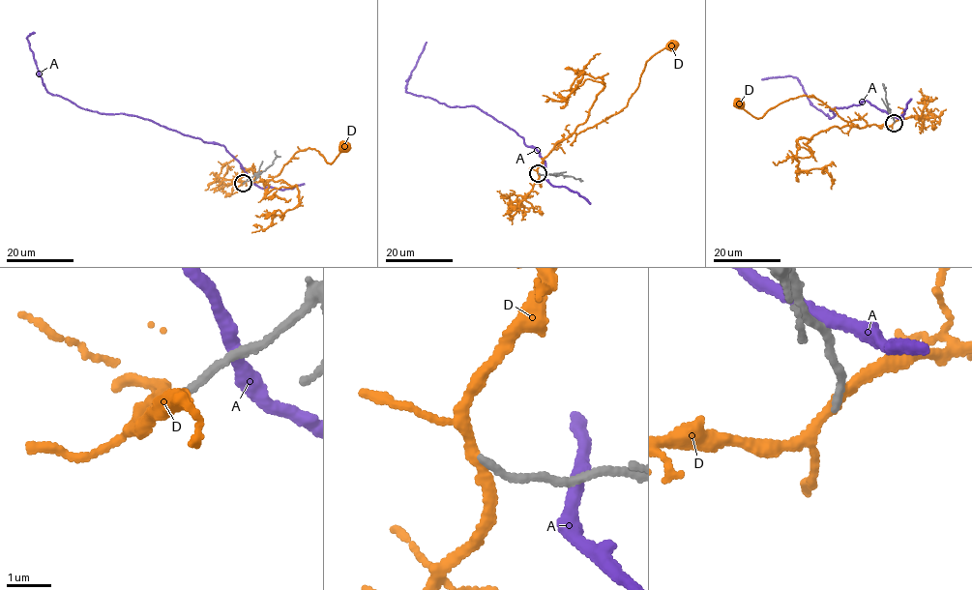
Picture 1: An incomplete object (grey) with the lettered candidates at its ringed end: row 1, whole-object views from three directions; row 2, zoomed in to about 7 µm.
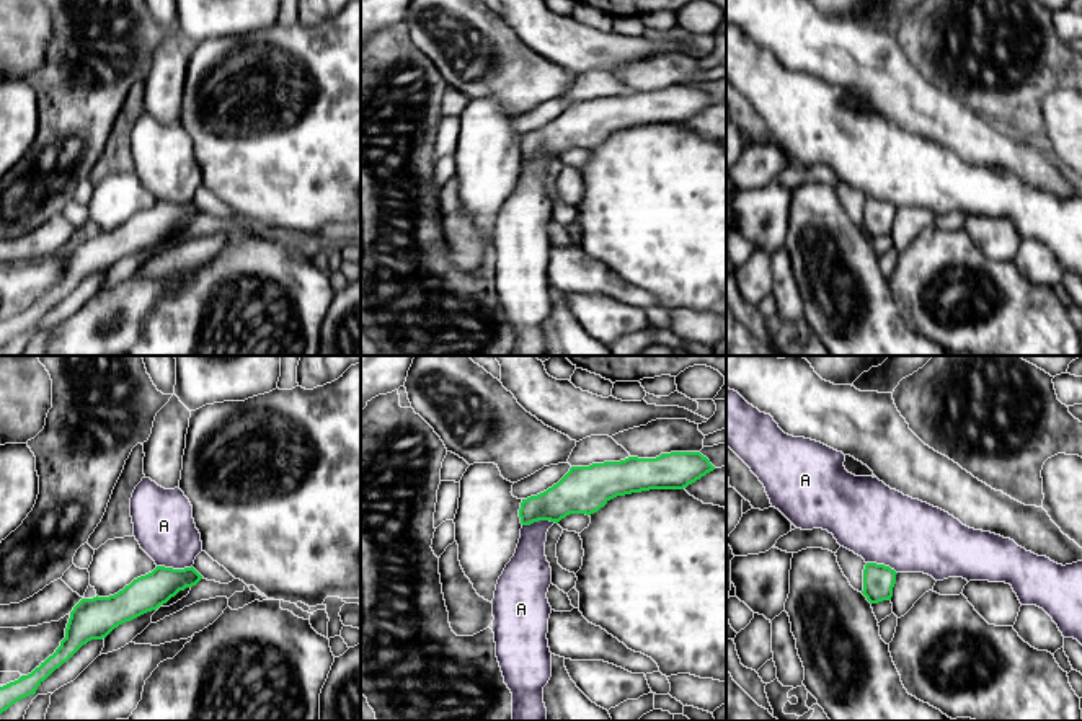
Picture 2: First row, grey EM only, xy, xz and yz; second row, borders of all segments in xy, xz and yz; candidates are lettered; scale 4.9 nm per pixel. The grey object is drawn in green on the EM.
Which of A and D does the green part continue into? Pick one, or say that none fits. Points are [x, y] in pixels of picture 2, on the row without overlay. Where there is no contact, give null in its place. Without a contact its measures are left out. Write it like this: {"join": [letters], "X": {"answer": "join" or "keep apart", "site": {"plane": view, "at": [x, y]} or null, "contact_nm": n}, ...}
{"join": [], "A": {"answer": "keep apart", "site": {"plane": "xy", "at": [175, 204]}, "contact_nm": 180}, "D": {"answer": "keep apart", "site": null}}

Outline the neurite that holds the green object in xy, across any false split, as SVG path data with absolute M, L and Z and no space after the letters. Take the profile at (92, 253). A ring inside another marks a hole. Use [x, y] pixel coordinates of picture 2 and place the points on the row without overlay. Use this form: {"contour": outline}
{"contour": "M157 201L114 230L82 233L70 246L65 272L55 287L31 308L0 321L0 349L16 336L34 330L38 321L83 279L103 274L119 259L157 245L180 225L196 220L201 214L202 210L193 201L184 204Z"}

